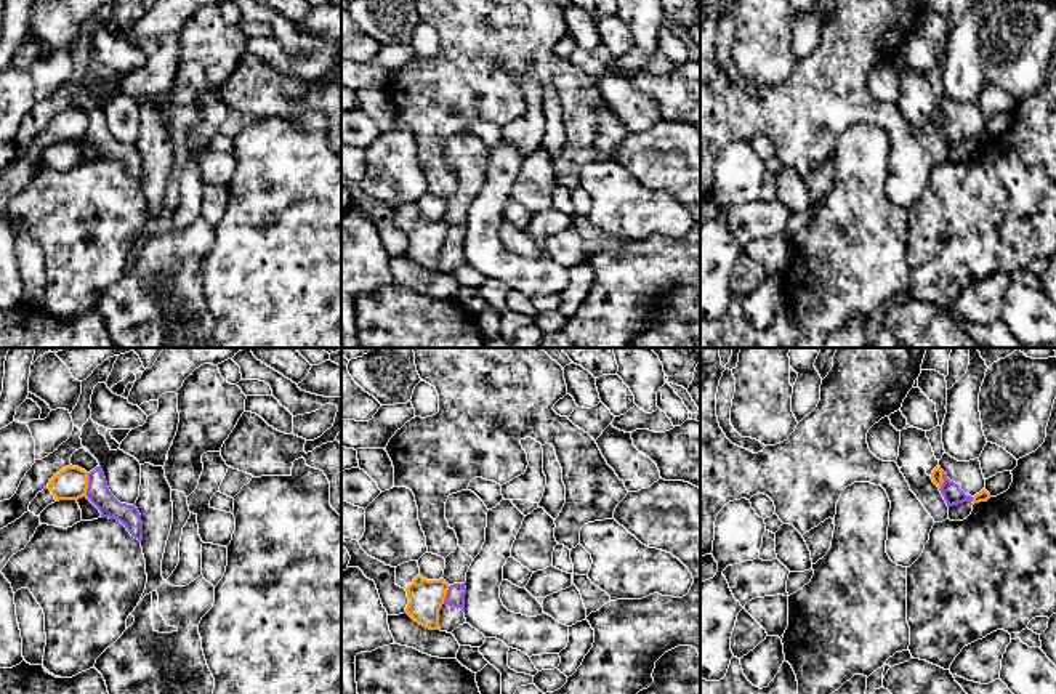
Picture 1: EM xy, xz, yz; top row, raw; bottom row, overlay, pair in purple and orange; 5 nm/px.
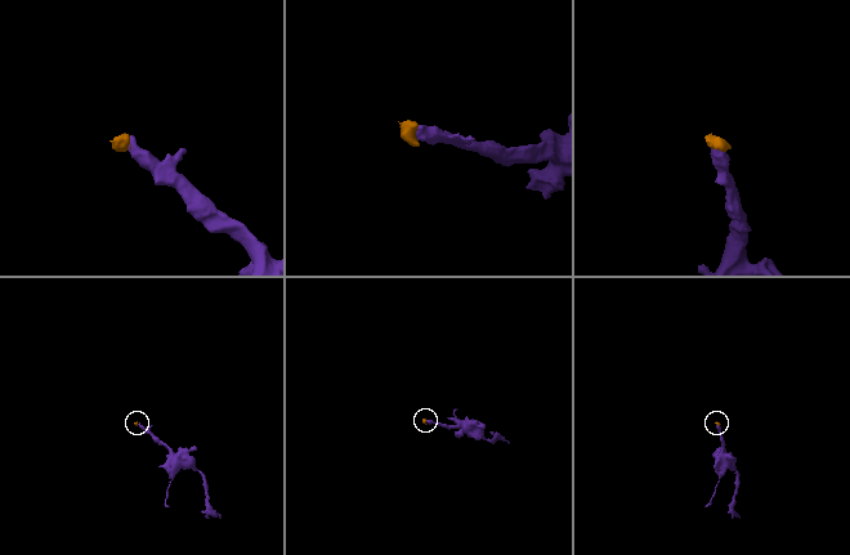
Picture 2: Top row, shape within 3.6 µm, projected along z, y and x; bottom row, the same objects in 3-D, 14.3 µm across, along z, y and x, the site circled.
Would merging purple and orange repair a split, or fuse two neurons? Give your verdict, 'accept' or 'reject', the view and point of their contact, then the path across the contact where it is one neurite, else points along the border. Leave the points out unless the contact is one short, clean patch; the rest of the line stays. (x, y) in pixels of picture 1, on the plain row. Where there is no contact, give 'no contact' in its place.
reject; contact xy (88, 125); border xy (88, 114), (88, 129), (84, 135)

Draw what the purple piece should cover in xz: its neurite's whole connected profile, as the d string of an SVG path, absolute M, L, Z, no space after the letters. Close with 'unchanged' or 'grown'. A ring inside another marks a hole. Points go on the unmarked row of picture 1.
M453 224L449 228L444 245L439 252L441 272L452 274L460 266L466 264L465 260L465 224Z; grown

